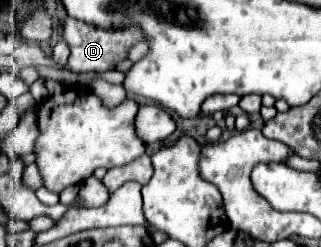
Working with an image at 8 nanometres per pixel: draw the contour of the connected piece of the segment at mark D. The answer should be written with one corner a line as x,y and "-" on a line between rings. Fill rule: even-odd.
65,18
61,36
71,50
69,62
65,64
65,70
69,70
69,72
105,72
115,62
125,58
127,48
131,48
133,44
137,44
141,40
141,32
137,28
125,28
123,32
111,32
111,30
99,30
91,24
85,24
75,18

